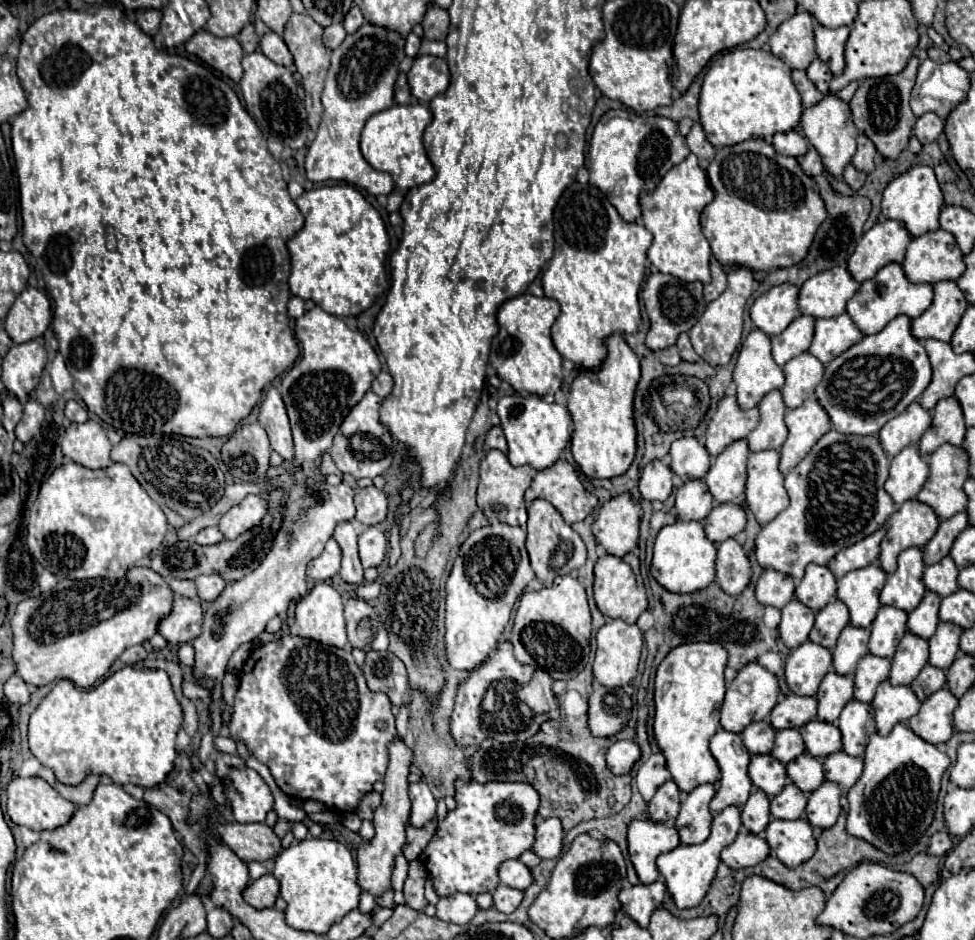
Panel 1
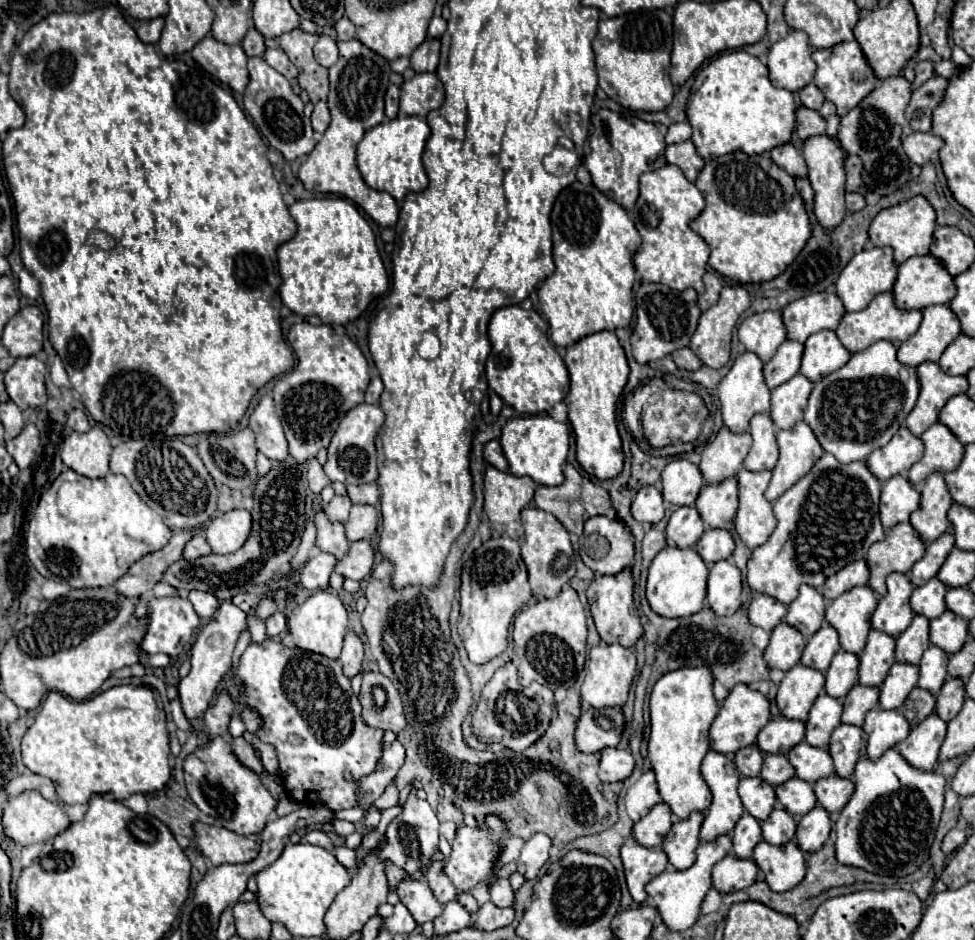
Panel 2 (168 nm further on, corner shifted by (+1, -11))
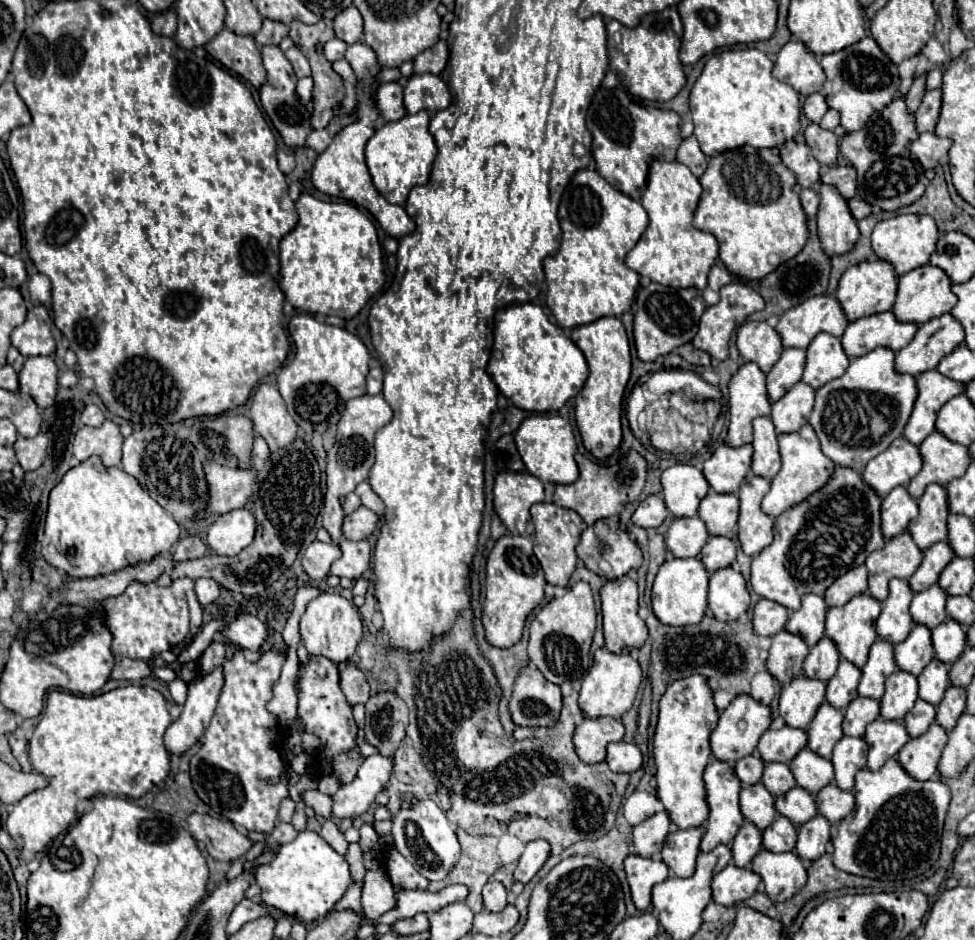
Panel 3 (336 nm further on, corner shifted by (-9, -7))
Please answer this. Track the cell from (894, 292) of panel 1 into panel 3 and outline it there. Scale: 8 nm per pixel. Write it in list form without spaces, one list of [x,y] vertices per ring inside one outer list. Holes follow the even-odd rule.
[[[888,310],[850,322],[842,336],[842,346],[848,358],[864,356],[876,346],[886,346],[898,352],[906,344],[910,344],[916,330],[918,330],[916,324],[900,322],[896,320],[894,312]]]

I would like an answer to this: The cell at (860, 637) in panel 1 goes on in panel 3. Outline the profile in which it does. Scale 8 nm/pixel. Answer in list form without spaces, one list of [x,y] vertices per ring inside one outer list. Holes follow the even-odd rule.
[[[840,660],[836,674],[828,680],[826,700],[836,708],[846,708],[858,696],[858,680],[862,678],[862,670],[854,668],[854,664],[846,664]]]

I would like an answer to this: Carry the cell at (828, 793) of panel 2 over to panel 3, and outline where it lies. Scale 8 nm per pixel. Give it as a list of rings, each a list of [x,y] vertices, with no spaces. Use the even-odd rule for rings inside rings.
[[[836,784],[824,786],[816,794],[816,802],[818,802],[820,814],[826,816],[830,822],[842,820],[844,816],[848,816],[854,810],[854,794],[838,788]]]

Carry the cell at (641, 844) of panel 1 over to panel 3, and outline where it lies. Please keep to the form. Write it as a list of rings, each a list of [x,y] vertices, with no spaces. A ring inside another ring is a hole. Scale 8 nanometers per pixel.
[[[630,854],[624,860],[624,870],[632,890],[632,900],[638,910],[646,910],[652,904],[652,886],[666,880],[670,874],[662,858],[642,858],[638,854]]]

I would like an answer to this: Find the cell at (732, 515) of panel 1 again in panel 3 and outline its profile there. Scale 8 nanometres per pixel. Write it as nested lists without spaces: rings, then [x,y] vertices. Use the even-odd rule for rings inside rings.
[[[710,536],[702,548],[702,562],[708,572],[730,566],[736,560],[736,542],[726,536]]]

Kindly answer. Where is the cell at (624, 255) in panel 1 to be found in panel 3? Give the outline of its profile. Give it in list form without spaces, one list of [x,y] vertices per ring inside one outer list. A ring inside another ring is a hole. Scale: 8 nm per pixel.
[[[586,168],[578,170],[570,180],[570,184],[566,186],[558,208],[558,220],[562,228],[560,250],[544,260],[544,272],[548,284],[546,304],[552,310],[558,326],[576,328],[580,324],[590,324],[604,316],[620,318],[622,314],[626,314],[634,302],[640,276],[634,270],[630,270],[624,260],[648,226],[648,214],[642,208],[642,204],[614,190],[596,170]]]

